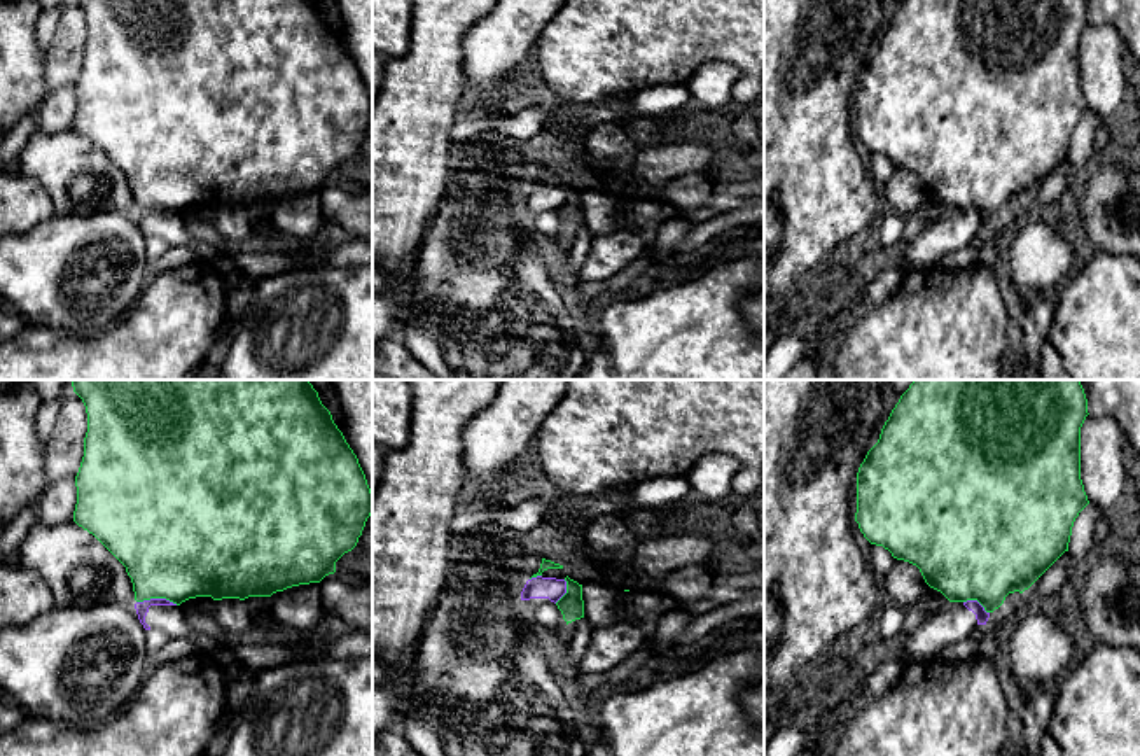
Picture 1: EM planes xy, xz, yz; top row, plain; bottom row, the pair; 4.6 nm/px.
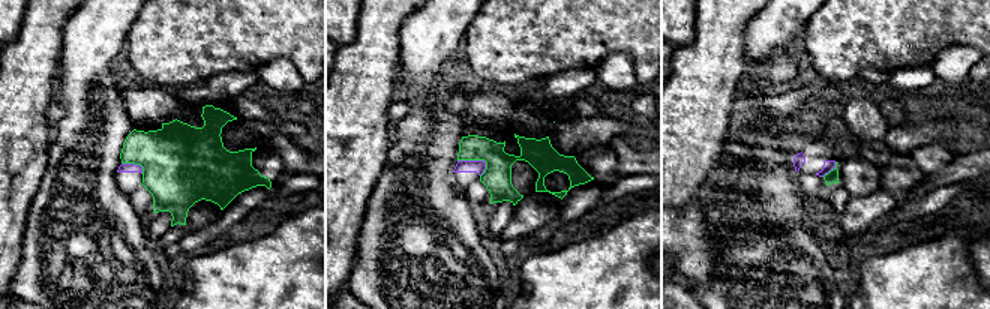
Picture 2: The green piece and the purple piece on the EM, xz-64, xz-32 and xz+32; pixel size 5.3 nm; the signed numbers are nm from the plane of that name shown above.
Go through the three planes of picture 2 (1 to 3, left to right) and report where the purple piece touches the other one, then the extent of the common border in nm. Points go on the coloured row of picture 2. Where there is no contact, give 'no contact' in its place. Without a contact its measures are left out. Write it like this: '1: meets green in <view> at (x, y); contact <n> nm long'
1: meets green in xz-64 at (135, 164); contact 130 nm long
2: meets green in xz-32 at (474, 159); contact 170 nm long
3: meets green in xz+32 at (831, 170); contact 110 nm long

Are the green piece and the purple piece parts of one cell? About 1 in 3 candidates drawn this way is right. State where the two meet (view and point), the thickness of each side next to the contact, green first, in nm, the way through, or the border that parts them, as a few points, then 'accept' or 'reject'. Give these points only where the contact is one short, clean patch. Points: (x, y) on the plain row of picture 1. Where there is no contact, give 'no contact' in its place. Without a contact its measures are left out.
meets green in xy at (158, 205); 500 nm thick on the green side, 60 nm on the other; reject

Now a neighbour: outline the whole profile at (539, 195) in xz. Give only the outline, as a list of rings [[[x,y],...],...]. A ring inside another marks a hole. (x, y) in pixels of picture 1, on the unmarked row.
[[[547,177],[540,184],[526,189],[521,208],[526,219],[532,222],[540,214],[547,210],[558,210],[567,201],[567,178],[563,177]]]

